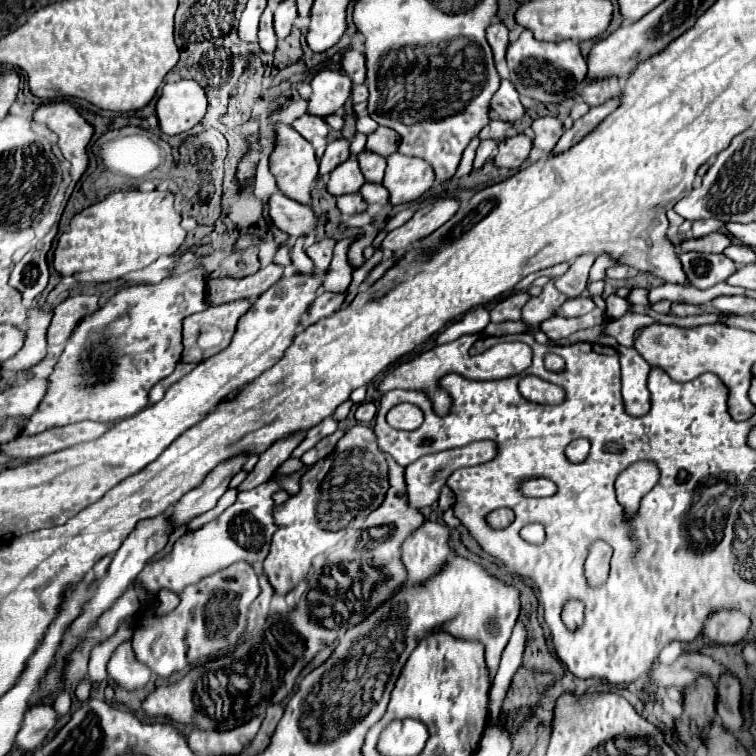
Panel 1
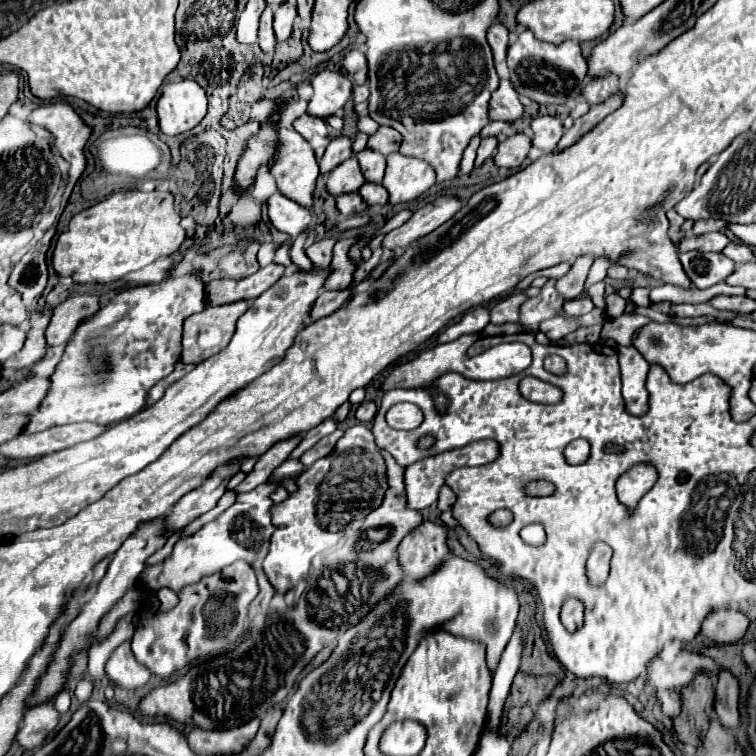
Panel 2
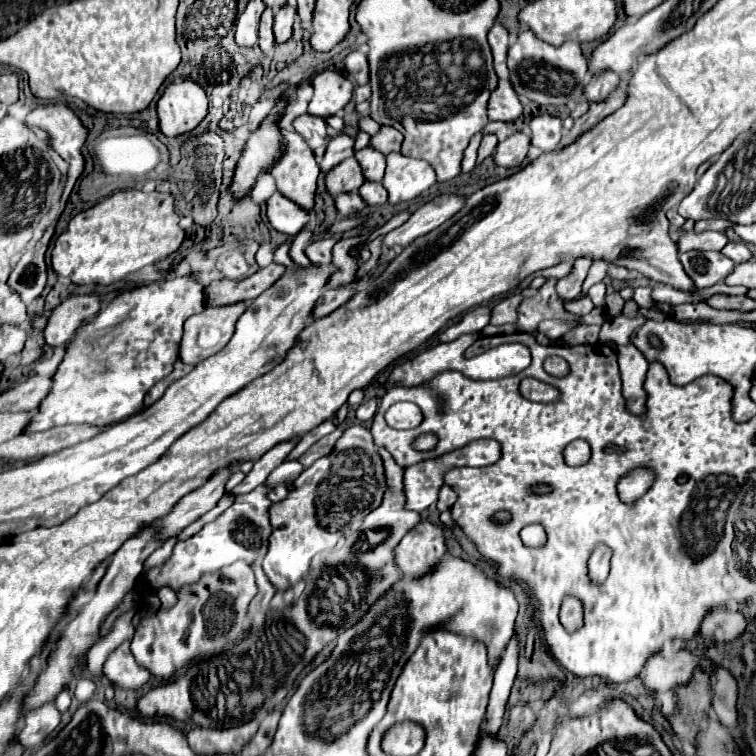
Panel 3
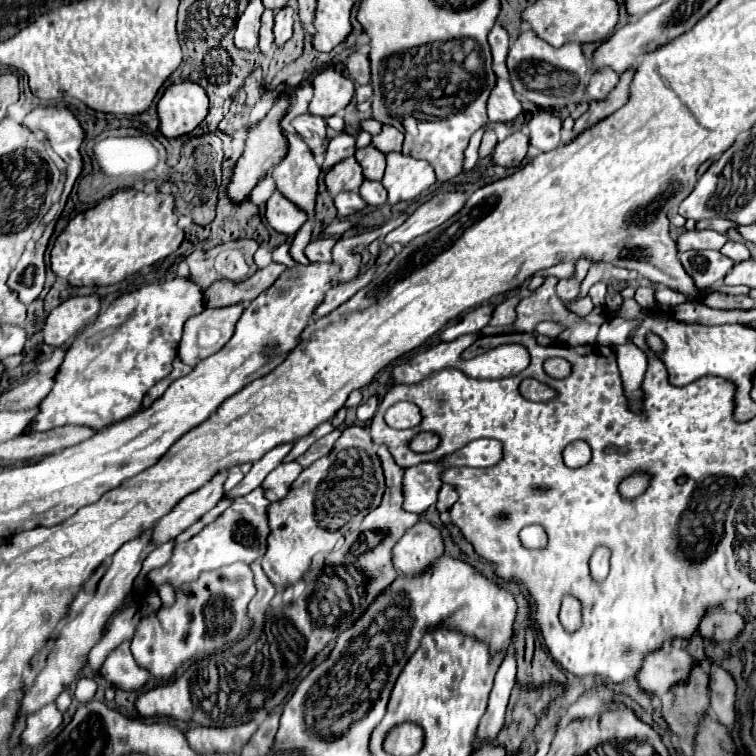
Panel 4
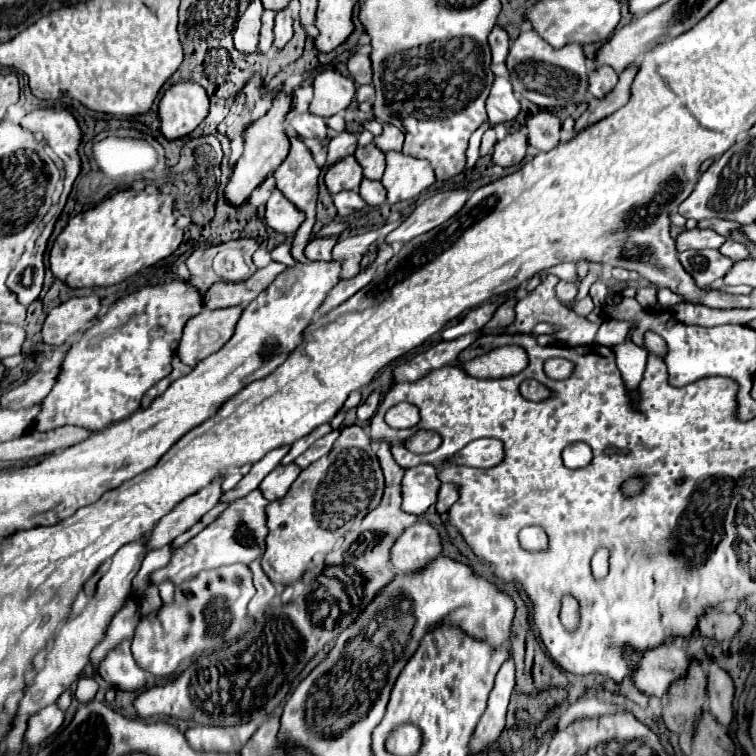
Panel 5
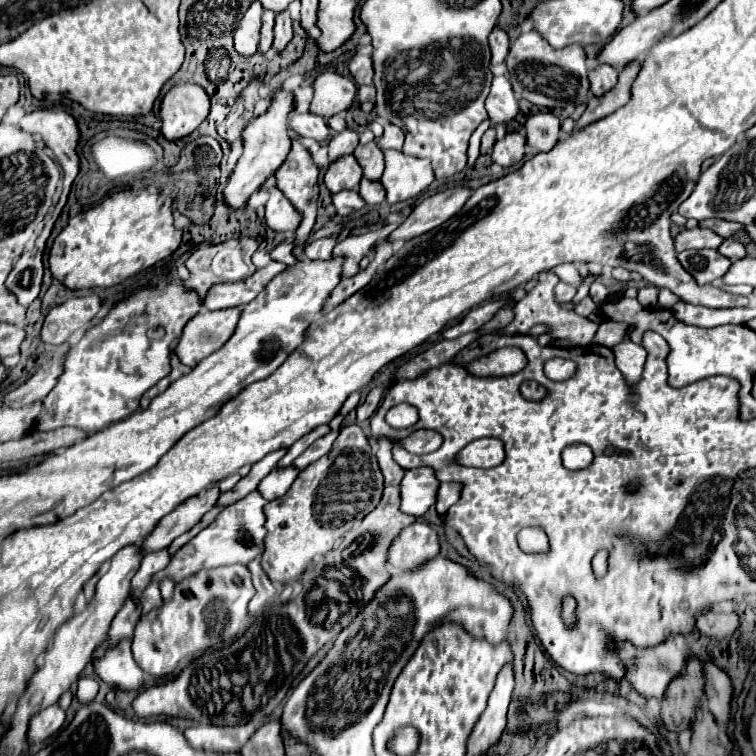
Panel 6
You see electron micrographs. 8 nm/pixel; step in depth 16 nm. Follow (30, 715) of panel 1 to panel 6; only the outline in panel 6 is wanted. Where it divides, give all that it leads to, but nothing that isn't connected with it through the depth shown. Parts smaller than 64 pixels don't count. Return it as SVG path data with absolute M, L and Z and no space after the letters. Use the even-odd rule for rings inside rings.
M54 704L50 708L44 708L42 712L38 712L32 720L30 720L30 730L28 730L28 742L44 742L50 736L54 736L62 724L66 720L66 712Z

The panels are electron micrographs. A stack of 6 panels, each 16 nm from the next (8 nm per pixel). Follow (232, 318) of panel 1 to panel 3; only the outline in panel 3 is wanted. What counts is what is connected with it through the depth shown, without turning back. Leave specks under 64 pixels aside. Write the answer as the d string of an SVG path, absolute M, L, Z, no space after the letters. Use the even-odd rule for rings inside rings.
M230 304L224 308L204 308L204 312L190 316L184 322L184 336L180 342L180 360L184 364L196 366L198 362L202 362L204 358L220 352L232 338L234 334L234 324L238 322L238 318L242 316L242 312L246 310L246 304Z

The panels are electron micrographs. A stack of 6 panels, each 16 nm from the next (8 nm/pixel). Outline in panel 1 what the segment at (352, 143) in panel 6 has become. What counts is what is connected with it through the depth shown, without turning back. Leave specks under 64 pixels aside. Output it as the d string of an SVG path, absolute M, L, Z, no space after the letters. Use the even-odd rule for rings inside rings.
M336 138L334 142L328 144L322 160L320 160L320 176L332 172L338 164L348 160L350 154L350 140L348 138Z

